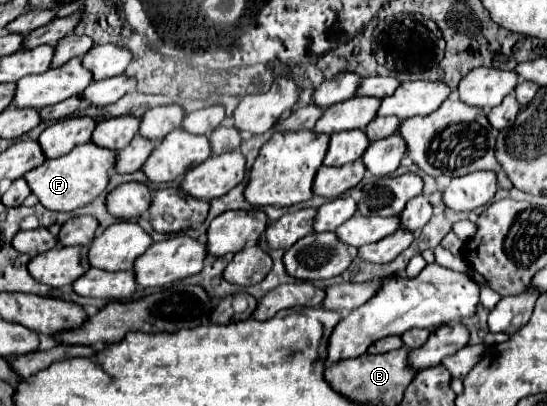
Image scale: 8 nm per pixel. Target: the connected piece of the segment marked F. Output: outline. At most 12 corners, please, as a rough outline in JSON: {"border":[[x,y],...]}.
{"border":[[83,143],[25,179],[45,209],[75,211],[107,189],[117,151]]}

